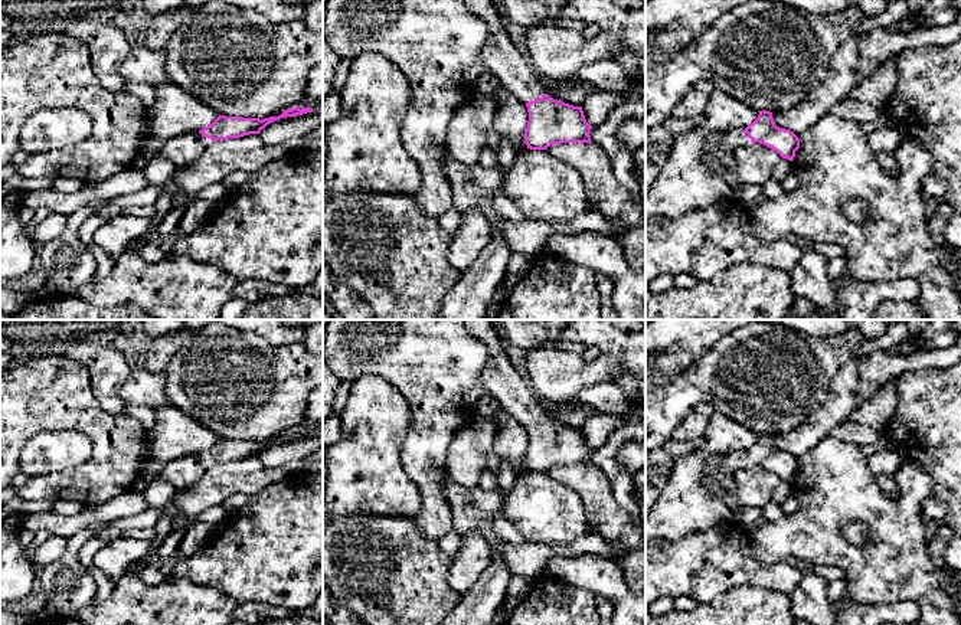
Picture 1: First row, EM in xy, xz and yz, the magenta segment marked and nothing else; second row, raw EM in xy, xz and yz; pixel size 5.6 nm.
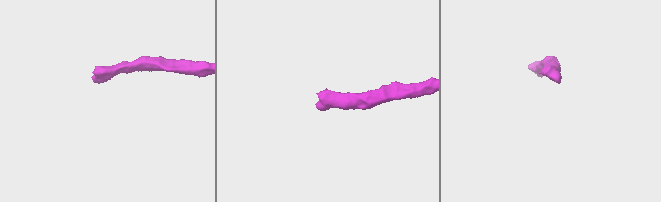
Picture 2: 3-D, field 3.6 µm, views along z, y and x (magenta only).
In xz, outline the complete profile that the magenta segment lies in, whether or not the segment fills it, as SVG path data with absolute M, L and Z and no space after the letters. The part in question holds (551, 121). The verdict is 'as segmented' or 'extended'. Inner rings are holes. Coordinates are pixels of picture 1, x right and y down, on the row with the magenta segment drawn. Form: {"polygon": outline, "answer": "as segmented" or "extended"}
{"polygon": "M494 0L462 1L488 29L487 42L480 50L486 71L527 107L527 148L546 150L560 143L592 143L592 125L586 122L582 107L556 101L546 94L546 85L513 45Z", "answer": "extended"}

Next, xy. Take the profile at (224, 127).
{"polygon": "M298 107L284 111L278 117L269 118L242 118L242 117L225 117L219 115L212 124L197 131L197 137L207 147L212 141L239 138L249 134L259 134L268 124L287 117L297 117L307 112L313 112L310 107L300 109Z", "answer": "extended"}

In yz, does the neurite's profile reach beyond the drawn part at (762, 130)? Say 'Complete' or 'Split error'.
Split error

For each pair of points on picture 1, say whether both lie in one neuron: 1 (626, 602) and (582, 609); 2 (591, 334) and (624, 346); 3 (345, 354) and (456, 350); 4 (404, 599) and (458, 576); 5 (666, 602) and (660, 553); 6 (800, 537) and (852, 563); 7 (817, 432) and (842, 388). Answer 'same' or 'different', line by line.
1: different
2: same
3: same
4: different
5: different
6: same
7: same

